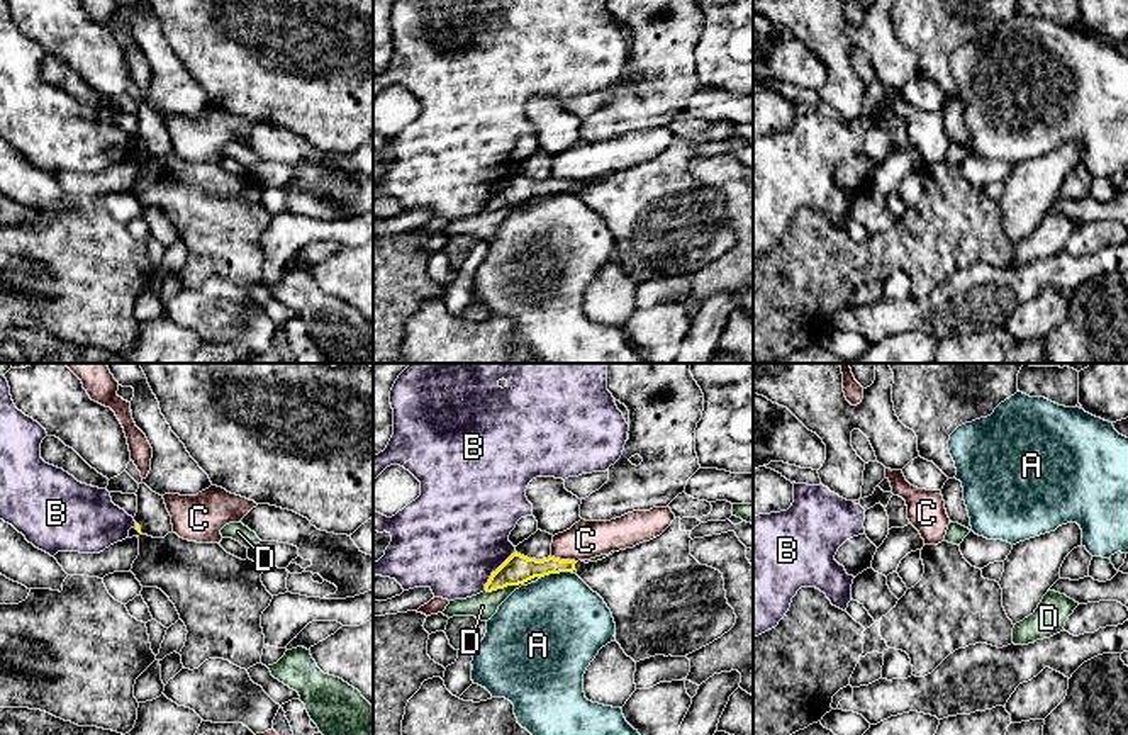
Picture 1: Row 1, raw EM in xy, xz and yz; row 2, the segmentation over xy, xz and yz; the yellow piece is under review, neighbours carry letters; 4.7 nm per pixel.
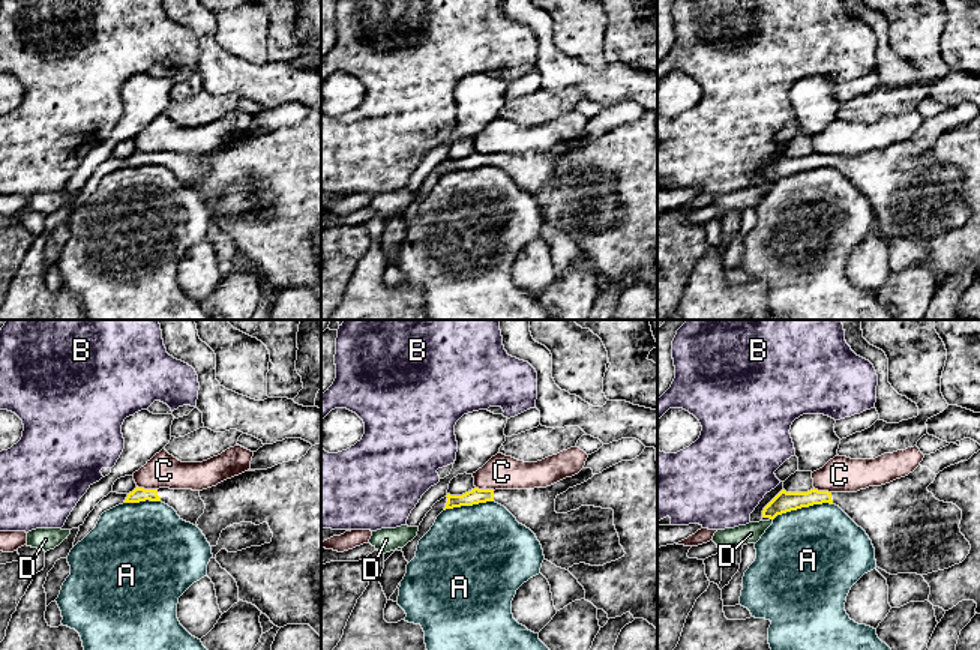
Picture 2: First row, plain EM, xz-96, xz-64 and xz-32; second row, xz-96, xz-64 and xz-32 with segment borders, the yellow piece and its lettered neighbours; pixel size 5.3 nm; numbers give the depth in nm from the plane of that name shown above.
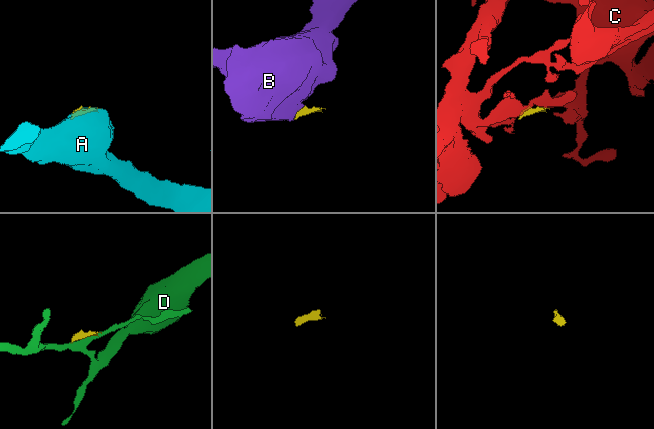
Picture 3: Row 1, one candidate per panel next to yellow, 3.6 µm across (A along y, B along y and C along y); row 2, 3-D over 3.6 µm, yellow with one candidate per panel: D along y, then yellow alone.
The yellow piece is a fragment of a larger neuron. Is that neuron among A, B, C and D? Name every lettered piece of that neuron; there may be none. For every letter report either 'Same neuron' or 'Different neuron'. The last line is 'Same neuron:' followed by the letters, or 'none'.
A: Different neuron
B: Different neuron
C: Different neuron
D: Different neuron
Same neuron: none

